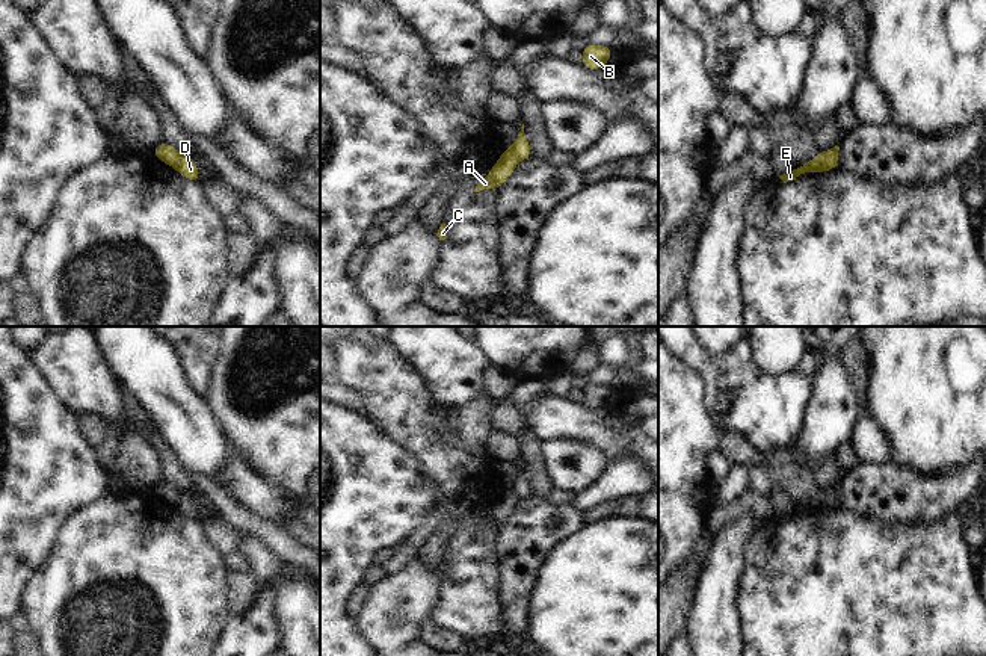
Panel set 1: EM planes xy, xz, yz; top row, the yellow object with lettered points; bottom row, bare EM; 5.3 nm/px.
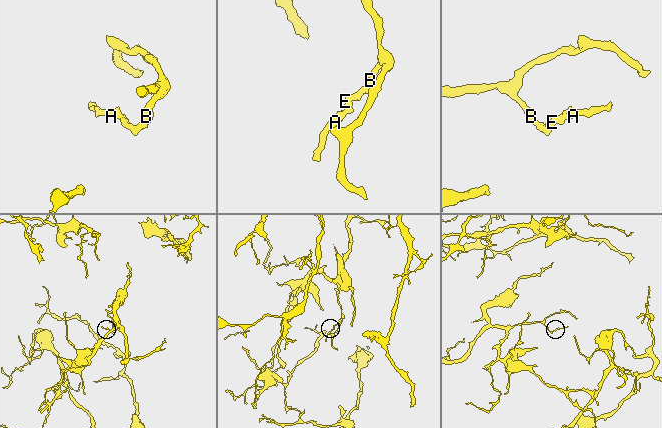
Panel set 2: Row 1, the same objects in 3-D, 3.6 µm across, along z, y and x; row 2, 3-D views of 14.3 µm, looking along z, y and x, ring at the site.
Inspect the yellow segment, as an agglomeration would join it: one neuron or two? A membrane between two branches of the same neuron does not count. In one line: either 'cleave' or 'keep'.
cleave

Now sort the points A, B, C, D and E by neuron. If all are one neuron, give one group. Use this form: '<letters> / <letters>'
A C / B D E

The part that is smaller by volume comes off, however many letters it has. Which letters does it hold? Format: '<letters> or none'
A, C

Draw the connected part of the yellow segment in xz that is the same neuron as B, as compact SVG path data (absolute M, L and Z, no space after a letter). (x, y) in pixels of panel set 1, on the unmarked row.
M586 382L581 391L583 391L581 405L592 410L601 408L613 393L609 384L590 384L590 382Z

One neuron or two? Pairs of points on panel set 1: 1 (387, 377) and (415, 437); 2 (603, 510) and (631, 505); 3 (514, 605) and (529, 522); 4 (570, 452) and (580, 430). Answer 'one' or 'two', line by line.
1: one
2: one
3: one
4: two

